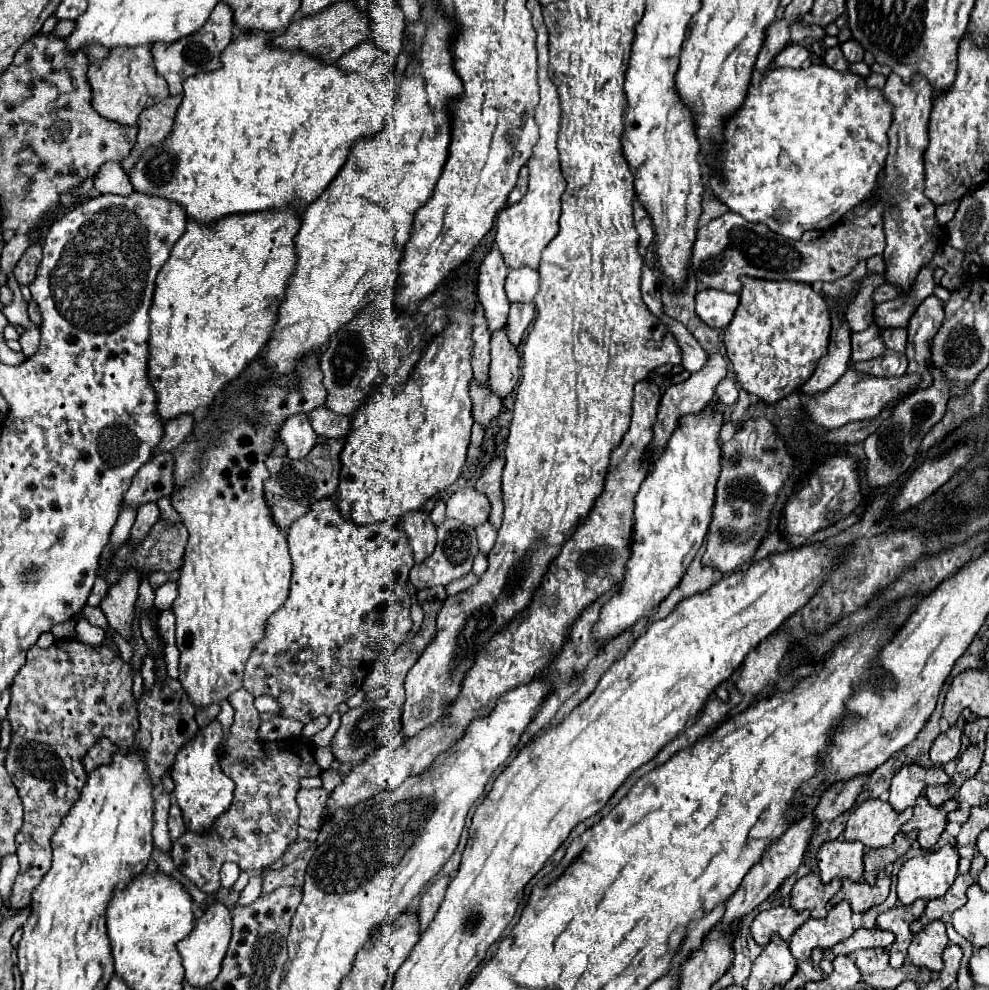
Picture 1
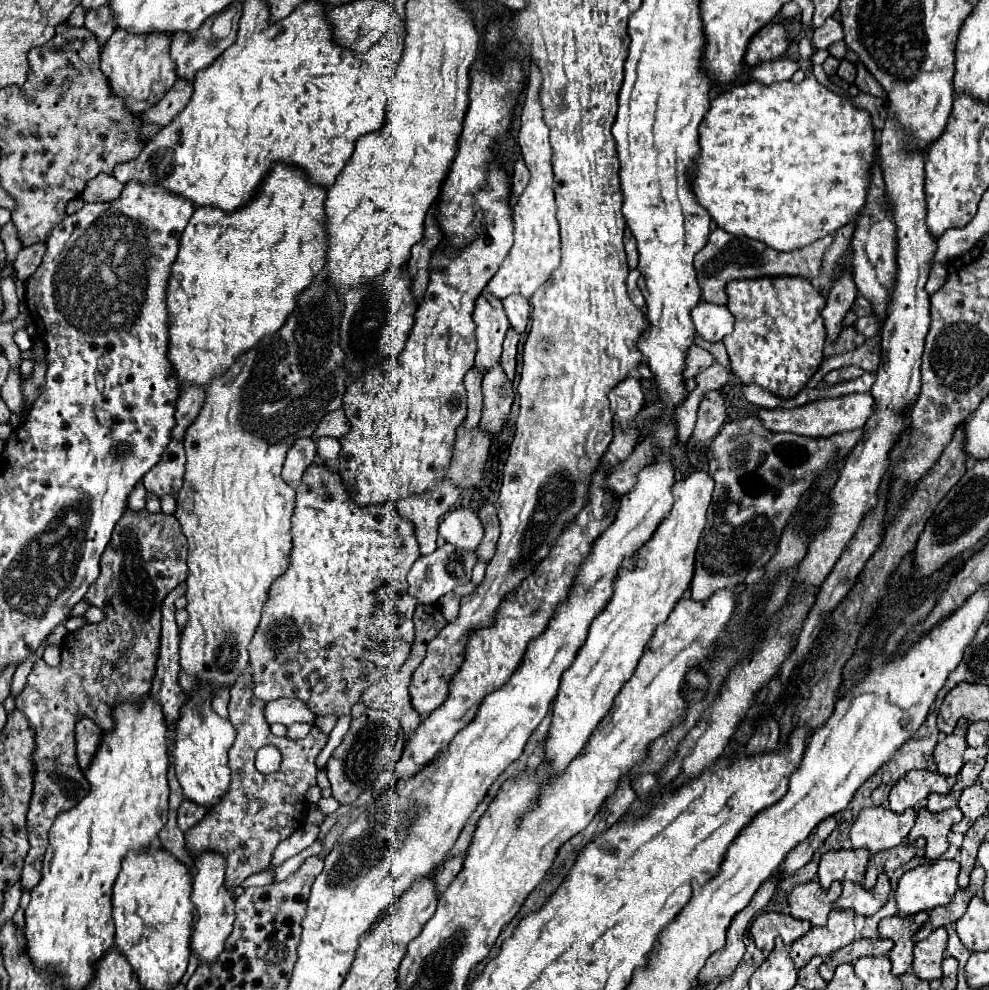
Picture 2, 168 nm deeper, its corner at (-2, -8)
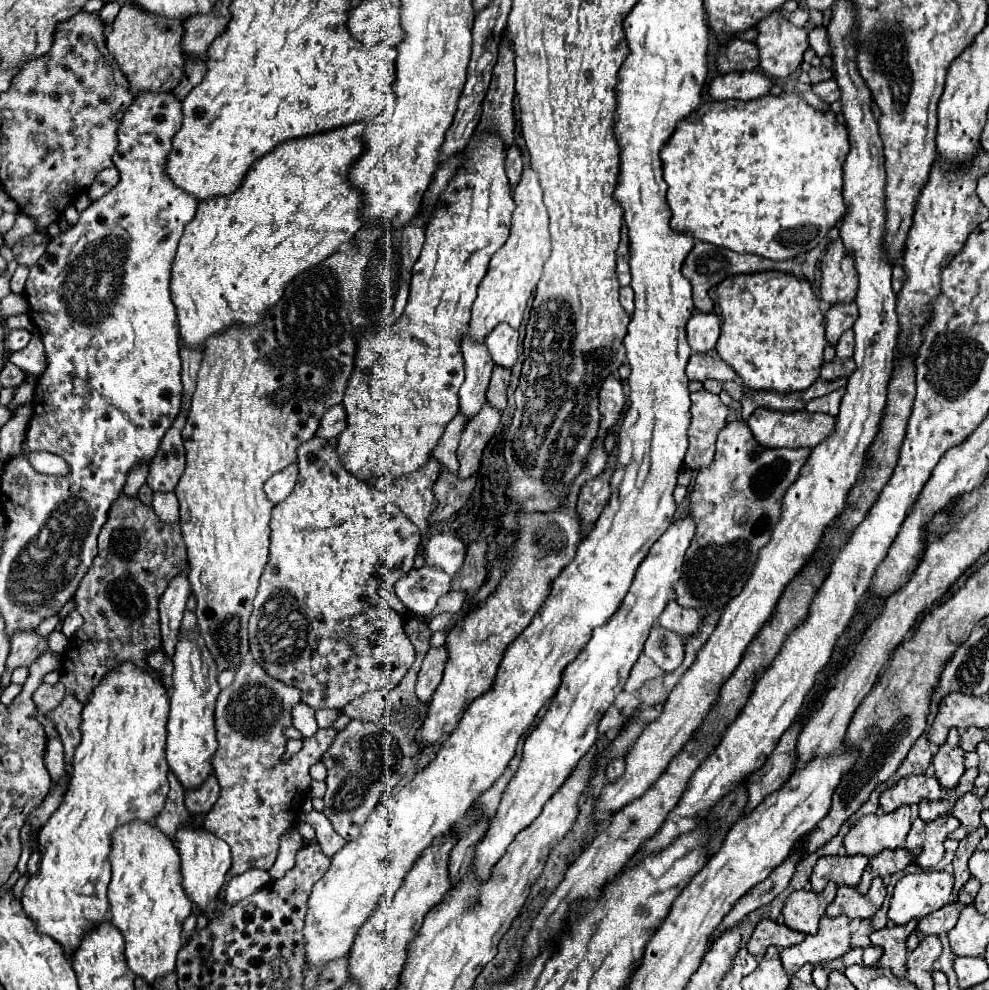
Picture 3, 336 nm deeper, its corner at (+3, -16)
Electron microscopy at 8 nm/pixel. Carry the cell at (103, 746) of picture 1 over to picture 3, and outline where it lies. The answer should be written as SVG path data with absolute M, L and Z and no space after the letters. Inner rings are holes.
M68 694L58 708L50 710L46 718L54 724L58 736L62 738L64 744L64 754L66 754L66 764L72 762L74 750L80 744L80 722L82 722L82 702L76 700L74 694Z

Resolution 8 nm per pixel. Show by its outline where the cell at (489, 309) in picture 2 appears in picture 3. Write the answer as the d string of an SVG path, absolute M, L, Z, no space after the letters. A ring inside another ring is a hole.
M466 336L462 340L462 358L466 380L458 392L458 414L470 420L480 412L486 402L486 390L494 364L490 364L490 356L486 356L486 346L482 344L482 348L478 348L478 344L470 344Z

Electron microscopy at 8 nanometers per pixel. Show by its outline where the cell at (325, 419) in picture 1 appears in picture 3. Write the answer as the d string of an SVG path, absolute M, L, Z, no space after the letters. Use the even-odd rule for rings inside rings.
M336 404L336 406L326 410L326 414L320 420L320 428L316 434L320 438L330 440L330 438L336 438L344 428L346 428L346 410L342 404Z

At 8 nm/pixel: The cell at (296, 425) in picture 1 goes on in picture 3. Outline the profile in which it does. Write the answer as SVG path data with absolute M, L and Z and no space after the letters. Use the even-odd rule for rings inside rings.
M290 464L290 466L286 466L284 470L276 472L276 474L270 476L268 482L264 484L266 498L268 498L272 504L280 504L280 502L282 502L286 496L290 496L290 492L294 490L296 478L298 478L298 464Z

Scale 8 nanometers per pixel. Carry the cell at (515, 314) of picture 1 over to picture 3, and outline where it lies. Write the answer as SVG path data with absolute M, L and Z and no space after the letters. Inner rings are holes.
M494 368L492 380L486 392L486 400L494 410L504 410L506 408L506 388L508 388L510 372L502 372L502 368Z

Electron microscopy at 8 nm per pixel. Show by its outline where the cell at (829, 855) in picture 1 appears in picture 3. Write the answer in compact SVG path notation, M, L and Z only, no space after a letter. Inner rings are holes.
M822 856L812 872L810 884L814 892L822 892L828 880L834 880L838 886L856 886L864 868L868 866L868 858L858 856Z

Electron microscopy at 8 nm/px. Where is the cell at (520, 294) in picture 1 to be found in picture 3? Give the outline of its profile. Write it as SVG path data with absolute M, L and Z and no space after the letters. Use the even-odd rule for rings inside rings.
M498 324L498 328L494 328L494 332L490 332L490 336L486 338L486 348L490 352L492 362L508 370L516 364L516 346L518 332L514 332L514 328L510 328L508 324Z

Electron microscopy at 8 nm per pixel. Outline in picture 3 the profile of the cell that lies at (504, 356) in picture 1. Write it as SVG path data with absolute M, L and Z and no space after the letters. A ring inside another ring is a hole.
M484 404L484 408L466 424L456 450L460 462L458 478L470 478L472 474L478 472L482 452L488 440L492 438L498 422L500 422L500 412L494 412L494 408L488 408L488 404Z

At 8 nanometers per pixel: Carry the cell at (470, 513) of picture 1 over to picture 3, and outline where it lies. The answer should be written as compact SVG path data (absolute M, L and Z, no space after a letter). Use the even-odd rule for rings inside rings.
M436 534L424 548L424 564L454 576L462 568L466 546L452 534Z

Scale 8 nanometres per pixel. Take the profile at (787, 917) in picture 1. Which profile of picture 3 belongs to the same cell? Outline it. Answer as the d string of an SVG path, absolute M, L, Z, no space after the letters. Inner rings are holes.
M762 920L754 928L750 940L746 942L746 948L750 950L750 954L756 960L760 960L768 946L776 946L778 950L784 950L788 946L800 944L804 940L804 936L806 934L790 930L786 924L778 924L778 922L772 922L772 920Z

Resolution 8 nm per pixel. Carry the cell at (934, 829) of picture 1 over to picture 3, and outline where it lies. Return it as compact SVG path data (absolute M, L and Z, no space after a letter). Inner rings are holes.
M952 814L940 816L934 822L924 822L924 820L916 818L912 822L912 828L908 832L904 846L908 850L922 848L922 852L916 856L916 864L922 870L928 870L940 862L940 858L944 856L944 840L958 826L960 826L960 822Z

